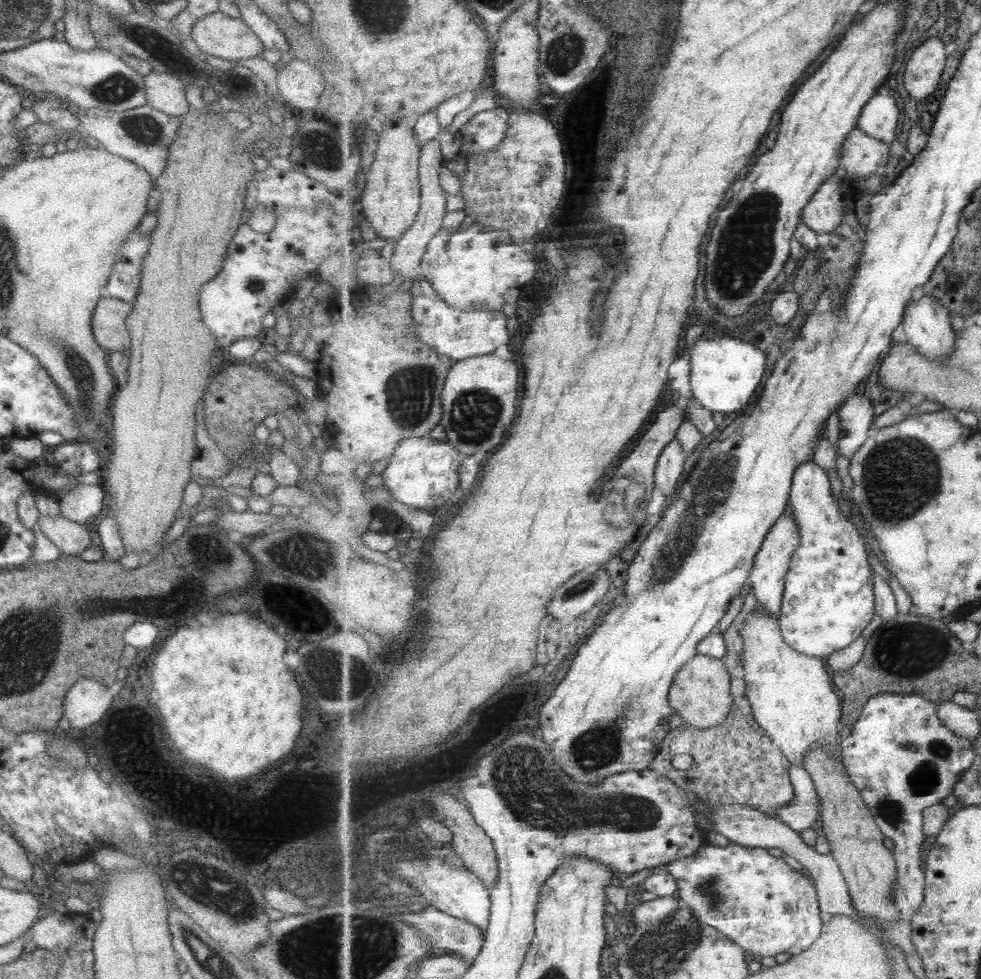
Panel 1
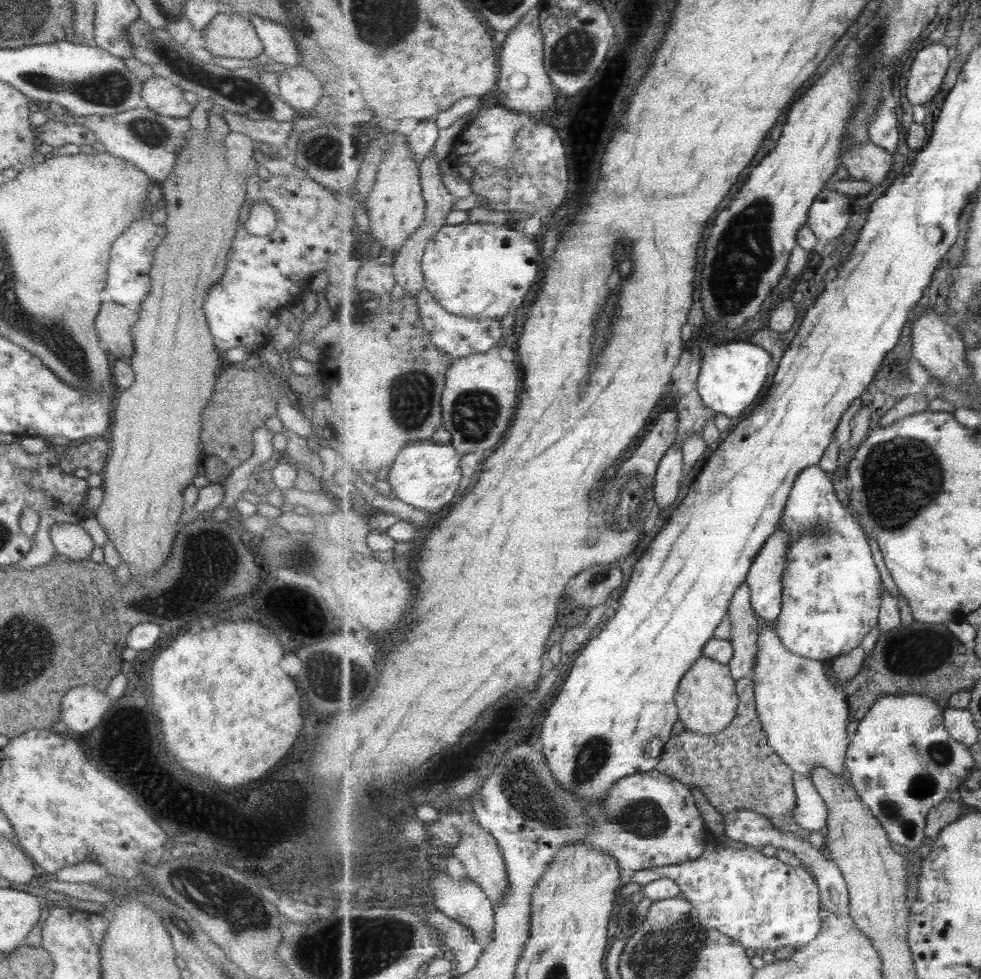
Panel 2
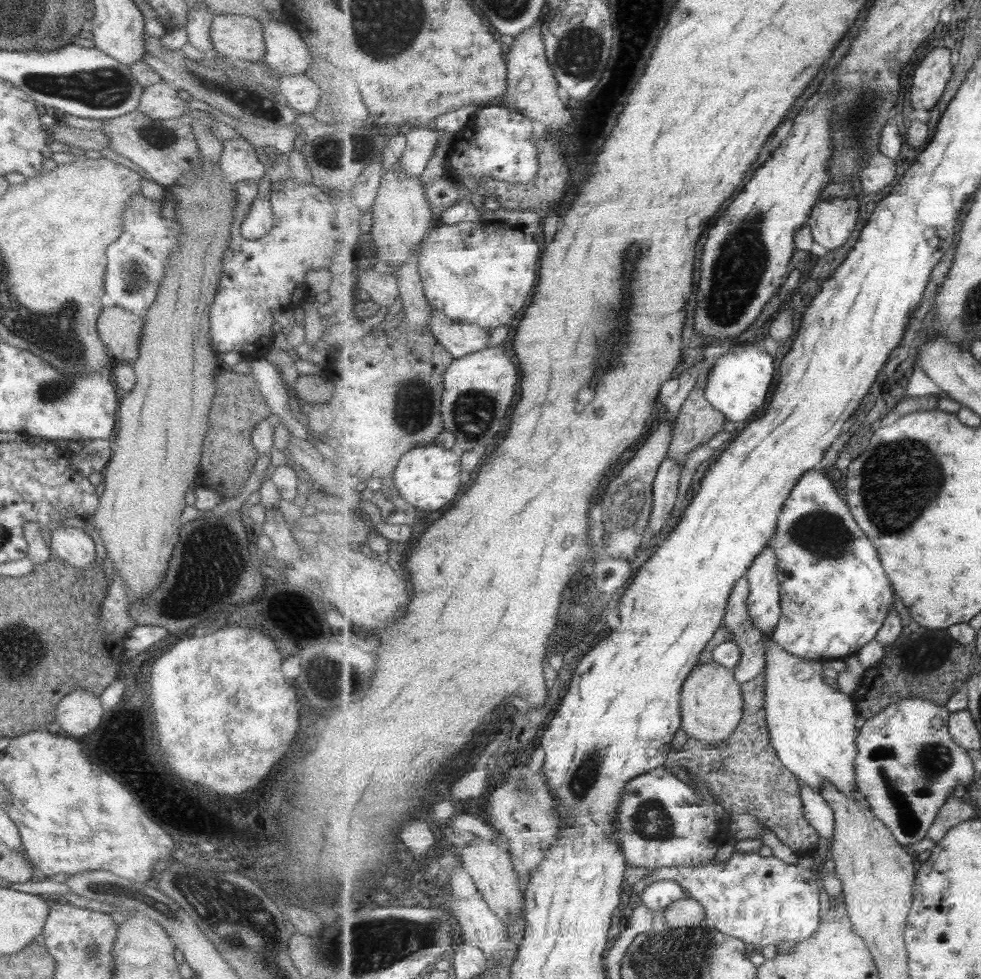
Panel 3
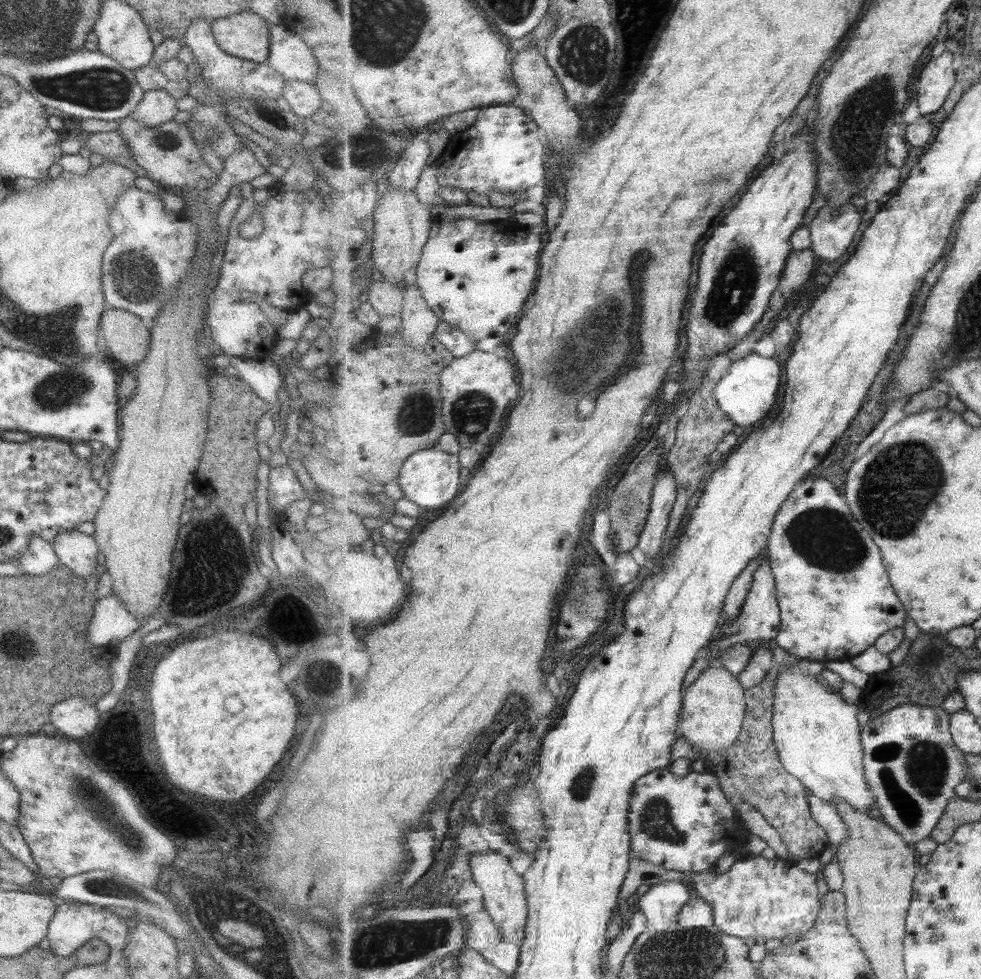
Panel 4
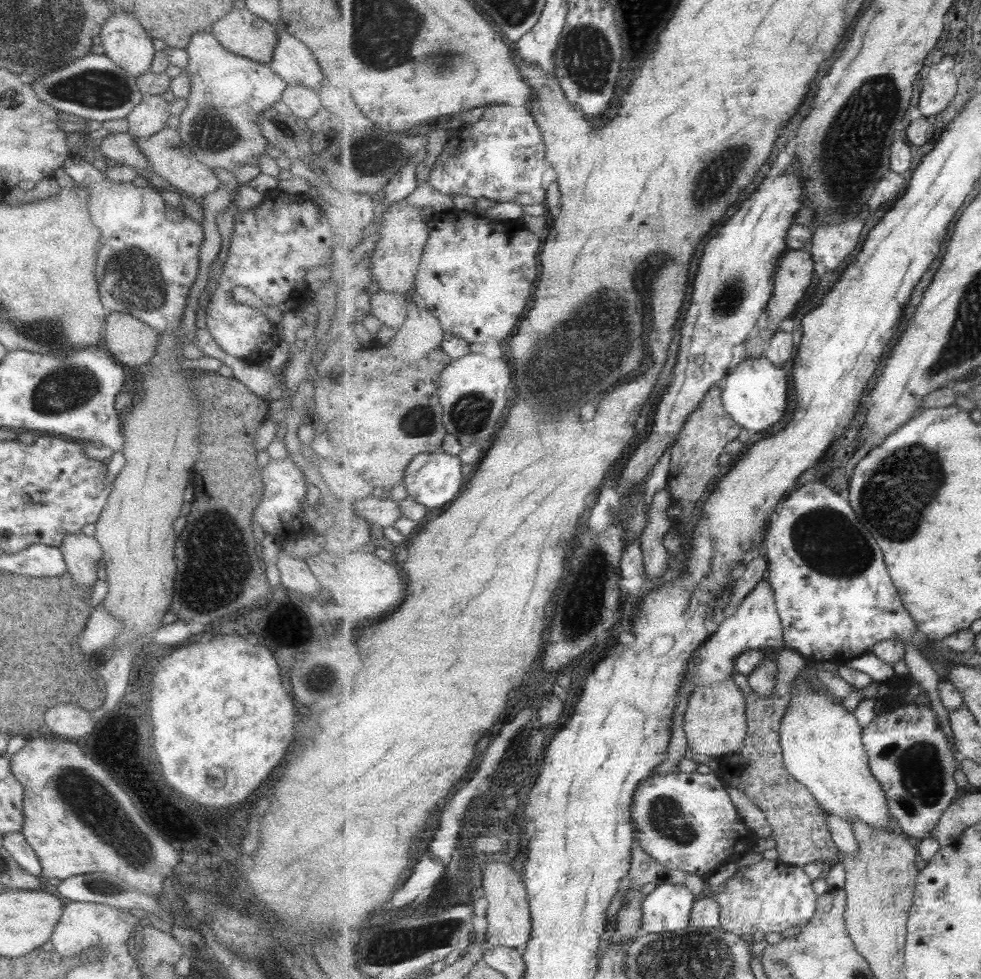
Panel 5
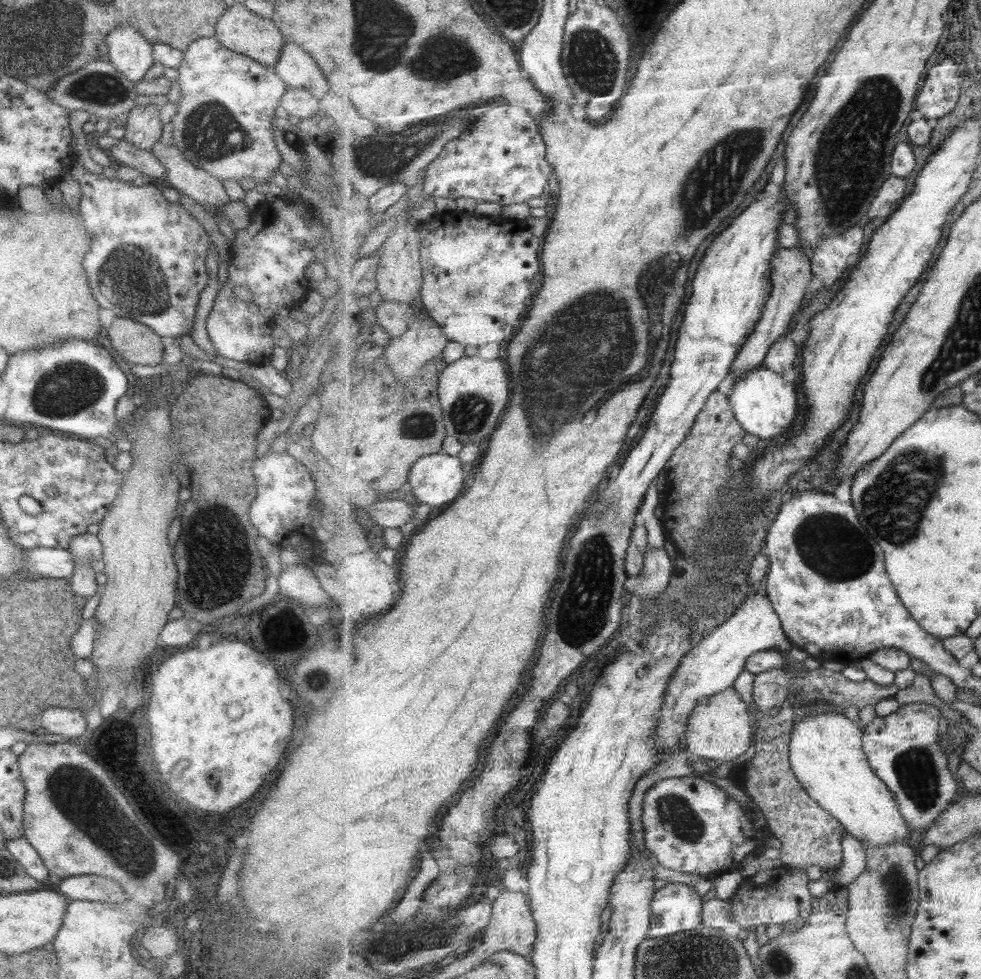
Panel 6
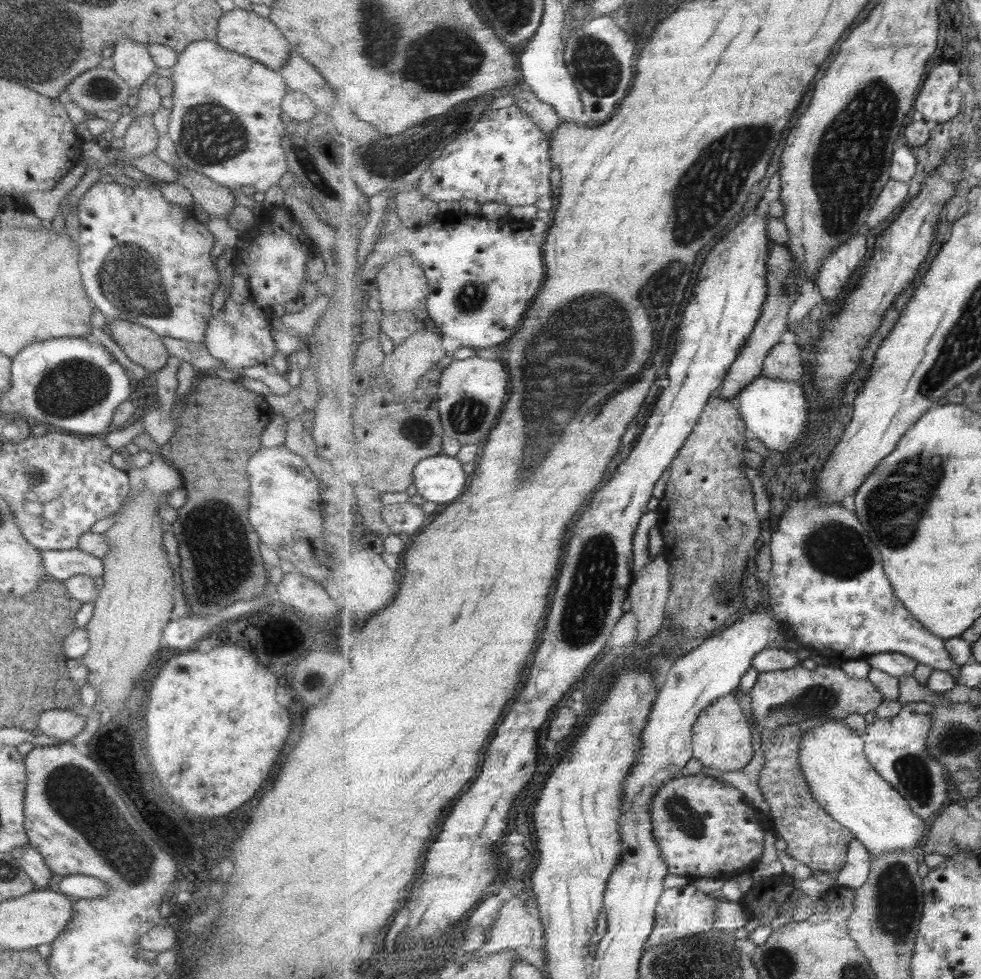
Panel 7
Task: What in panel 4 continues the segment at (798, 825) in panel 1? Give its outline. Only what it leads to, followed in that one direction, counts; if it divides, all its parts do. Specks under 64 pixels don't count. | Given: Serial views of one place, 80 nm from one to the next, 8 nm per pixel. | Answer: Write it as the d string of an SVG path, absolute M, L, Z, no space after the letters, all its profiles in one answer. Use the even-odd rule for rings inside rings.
M808 794L809 806L812 810L813 818L821 828L828 834L831 847L825 852L825 858L821 858L823 864L835 861L835 854L839 850L840 844L848 837L846 822L843 820L837 807L825 802L825 799Z

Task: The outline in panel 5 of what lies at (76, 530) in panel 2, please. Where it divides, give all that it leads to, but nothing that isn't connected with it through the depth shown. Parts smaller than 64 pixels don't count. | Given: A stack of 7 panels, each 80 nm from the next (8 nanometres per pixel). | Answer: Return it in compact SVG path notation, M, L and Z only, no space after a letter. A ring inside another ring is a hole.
M66 534L58 549L69 576L77 584L91 588L97 580L98 560L102 558L101 547L94 535Z

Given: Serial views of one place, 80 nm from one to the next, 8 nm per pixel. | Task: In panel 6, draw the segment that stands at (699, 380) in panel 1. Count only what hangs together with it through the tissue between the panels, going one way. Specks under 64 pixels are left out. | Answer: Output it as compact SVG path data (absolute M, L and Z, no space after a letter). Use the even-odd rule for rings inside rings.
M759 365L744 377L739 377L732 385L729 395L731 408L737 421L745 431L769 443L777 436L785 436L797 416L797 386L790 376L783 376L771 370L767 365Z

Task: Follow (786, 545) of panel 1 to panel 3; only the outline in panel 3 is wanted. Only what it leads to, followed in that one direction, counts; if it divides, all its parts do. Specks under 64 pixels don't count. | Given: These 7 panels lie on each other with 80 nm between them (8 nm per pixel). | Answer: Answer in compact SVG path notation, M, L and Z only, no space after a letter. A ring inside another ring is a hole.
M771 545L767 546L756 558L754 567L746 575L750 582L750 597L748 601L752 621L761 632L767 632L767 634L771 634L771 632L773 634L783 614L779 575L779 557Z

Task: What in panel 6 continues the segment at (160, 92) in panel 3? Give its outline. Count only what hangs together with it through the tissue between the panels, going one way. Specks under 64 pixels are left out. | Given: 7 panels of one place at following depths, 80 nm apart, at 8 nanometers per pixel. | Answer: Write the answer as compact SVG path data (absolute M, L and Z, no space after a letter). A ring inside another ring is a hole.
M154 104L136 105L126 113L124 139L134 148L149 150L161 136L162 122L159 106Z

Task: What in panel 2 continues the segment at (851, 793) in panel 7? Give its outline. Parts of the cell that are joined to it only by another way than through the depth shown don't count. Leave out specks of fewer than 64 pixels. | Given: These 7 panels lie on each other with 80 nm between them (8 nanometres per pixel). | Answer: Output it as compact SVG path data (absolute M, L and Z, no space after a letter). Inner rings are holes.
M775 623L758 628L758 653L752 674L759 719L768 734L769 744L784 758L789 766L799 774L810 776L812 770L821 765L836 775L845 777L846 752L849 746L850 708L847 693L837 683L829 680L825 664L820 660L805 658L795 654L784 645Z

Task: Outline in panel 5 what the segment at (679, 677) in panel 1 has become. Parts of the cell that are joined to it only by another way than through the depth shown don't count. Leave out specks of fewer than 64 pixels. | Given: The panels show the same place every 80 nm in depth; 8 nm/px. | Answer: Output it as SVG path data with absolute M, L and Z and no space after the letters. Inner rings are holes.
M732 676L716 685L695 689L688 701L684 718L688 746L693 753L706 754L713 758L736 753L748 736L748 712L746 694L735 684Z

